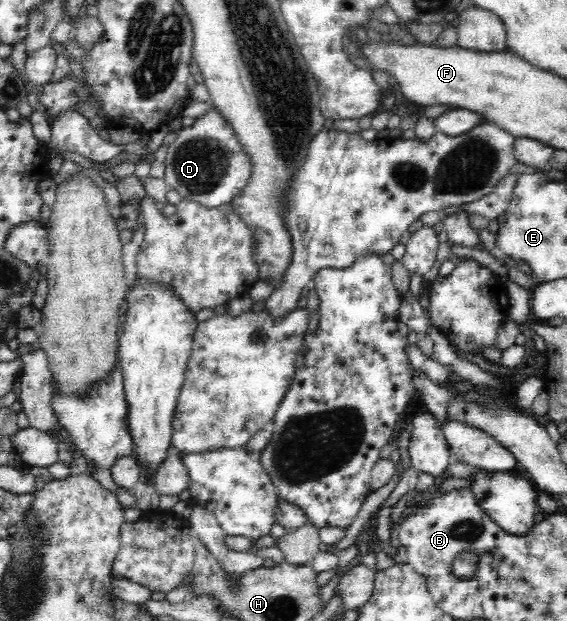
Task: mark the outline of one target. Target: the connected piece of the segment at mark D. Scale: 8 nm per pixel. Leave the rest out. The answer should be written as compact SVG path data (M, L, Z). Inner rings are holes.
M215 106L207 114L198 117L193 125L188 128L182 128L179 131L175 142L168 146L164 164L166 168L164 180L167 189L175 189L183 200L196 201L201 206L212 208L229 205L233 197L237 196L241 189L245 188L252 176L251 156L240 145L235 130Z

